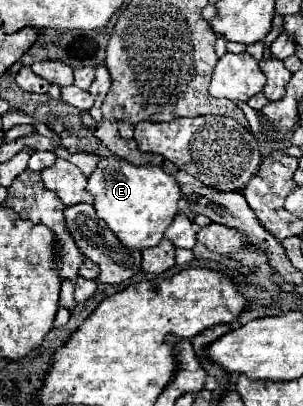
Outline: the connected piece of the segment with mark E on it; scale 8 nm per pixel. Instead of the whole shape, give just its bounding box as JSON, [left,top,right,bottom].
[86,156,178,250]

